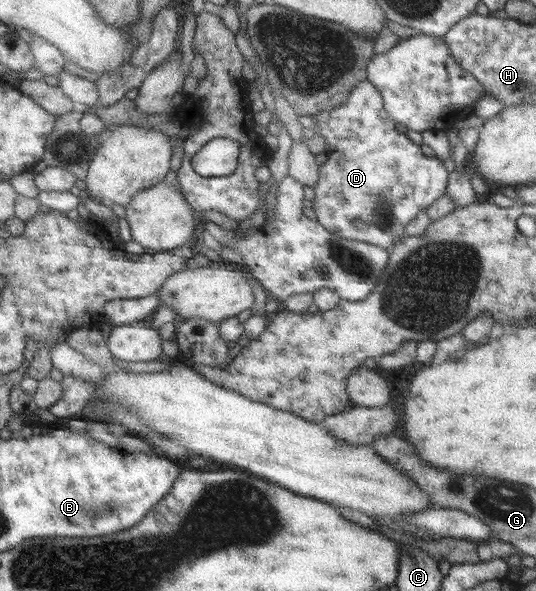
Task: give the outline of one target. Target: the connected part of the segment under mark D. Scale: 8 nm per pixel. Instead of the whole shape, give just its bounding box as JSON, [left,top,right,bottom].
[312,80,449,249]

